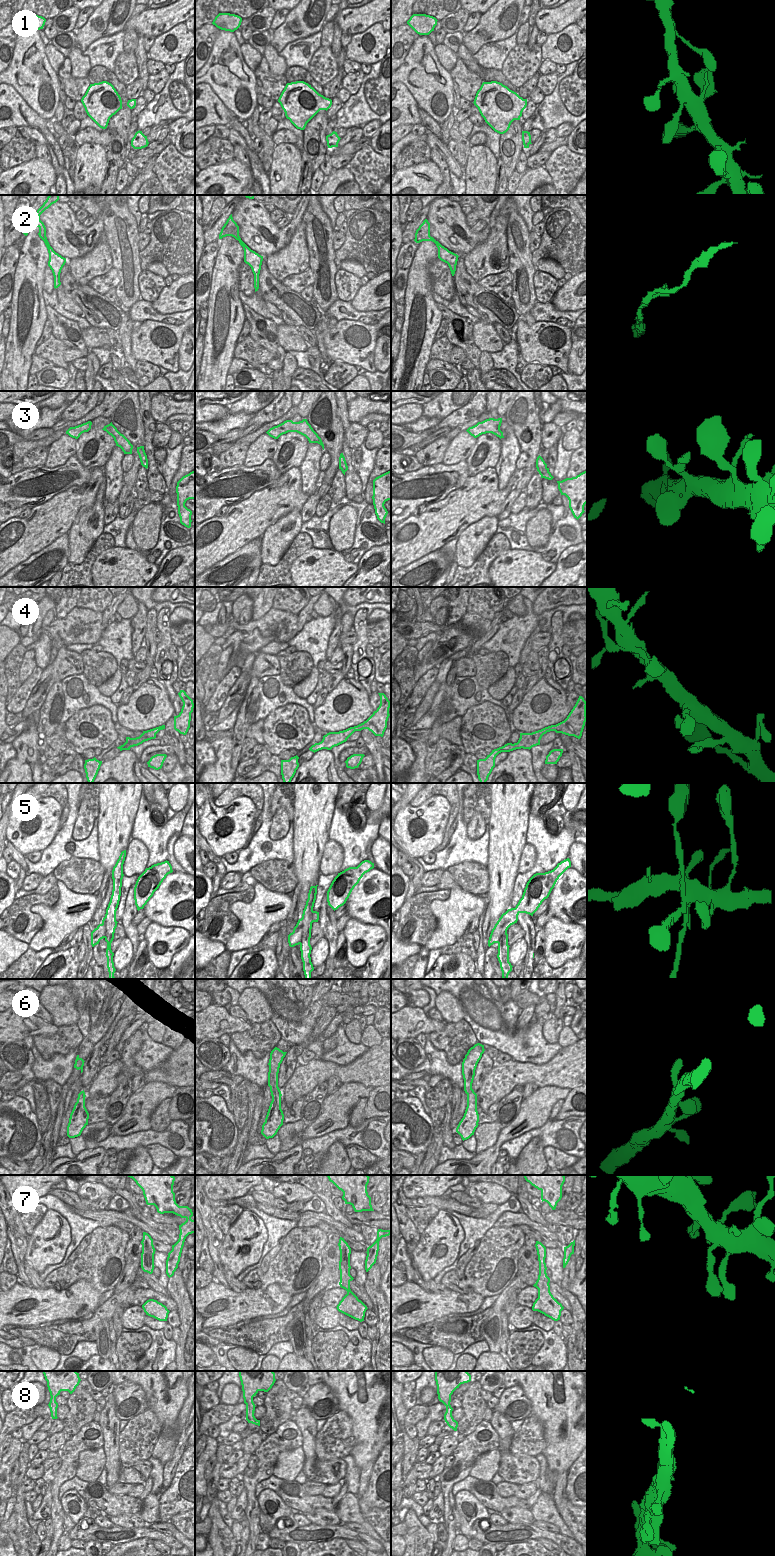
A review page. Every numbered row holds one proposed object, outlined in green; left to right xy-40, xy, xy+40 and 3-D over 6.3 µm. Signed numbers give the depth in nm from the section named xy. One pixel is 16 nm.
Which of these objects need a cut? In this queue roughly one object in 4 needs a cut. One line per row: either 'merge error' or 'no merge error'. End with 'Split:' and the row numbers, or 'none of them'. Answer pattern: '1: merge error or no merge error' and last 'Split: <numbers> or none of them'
1: no merge error
2: merge error
3: no merge error
4: no merge error
5: merge error
6: no merge error
7: no merge error
8: no merge error
Split: 2, 5

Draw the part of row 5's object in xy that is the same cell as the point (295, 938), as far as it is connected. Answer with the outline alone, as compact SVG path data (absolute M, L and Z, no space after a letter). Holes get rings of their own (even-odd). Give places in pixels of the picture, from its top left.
M298 920L293 932L288 935L288 943L290 947L301 944L303 935L303 923L302 920Z

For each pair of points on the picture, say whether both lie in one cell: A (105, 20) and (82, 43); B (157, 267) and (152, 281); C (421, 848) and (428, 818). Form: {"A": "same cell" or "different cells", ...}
{"A": "same cell", "B": "different cells", "C": "same cell"}

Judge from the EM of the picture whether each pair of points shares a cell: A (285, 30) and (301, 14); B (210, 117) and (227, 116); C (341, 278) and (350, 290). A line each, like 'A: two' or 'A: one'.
A: one
B: one
C: one

